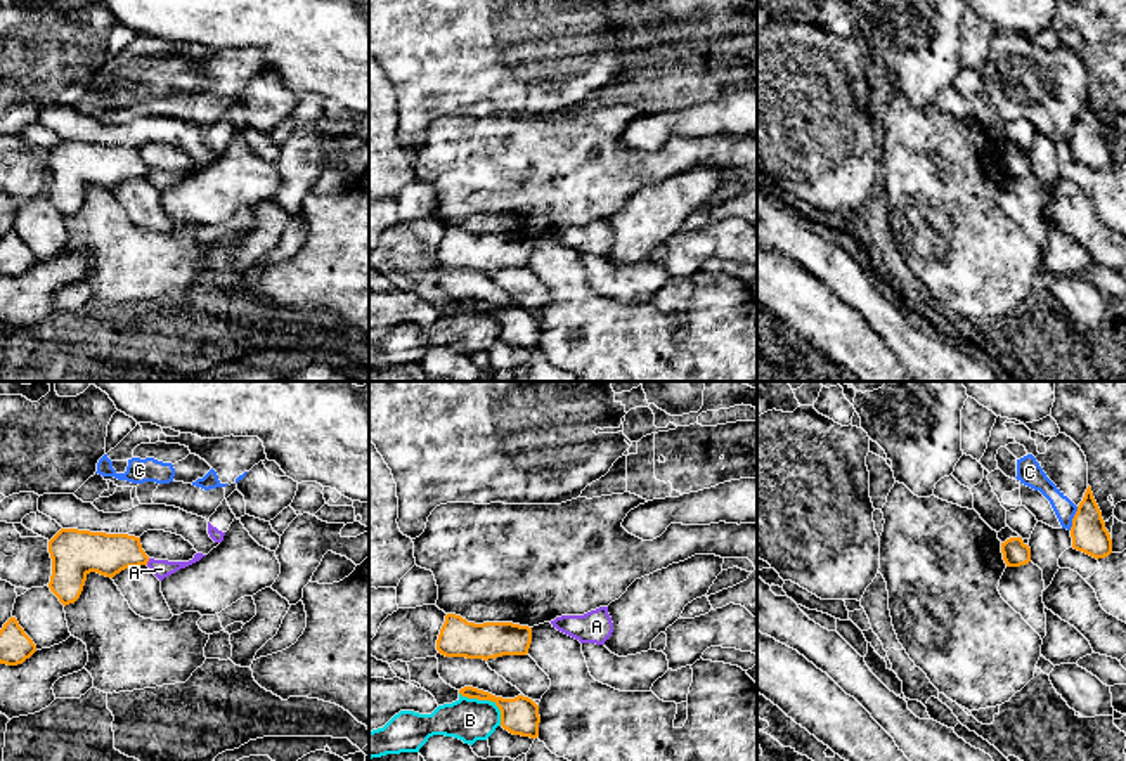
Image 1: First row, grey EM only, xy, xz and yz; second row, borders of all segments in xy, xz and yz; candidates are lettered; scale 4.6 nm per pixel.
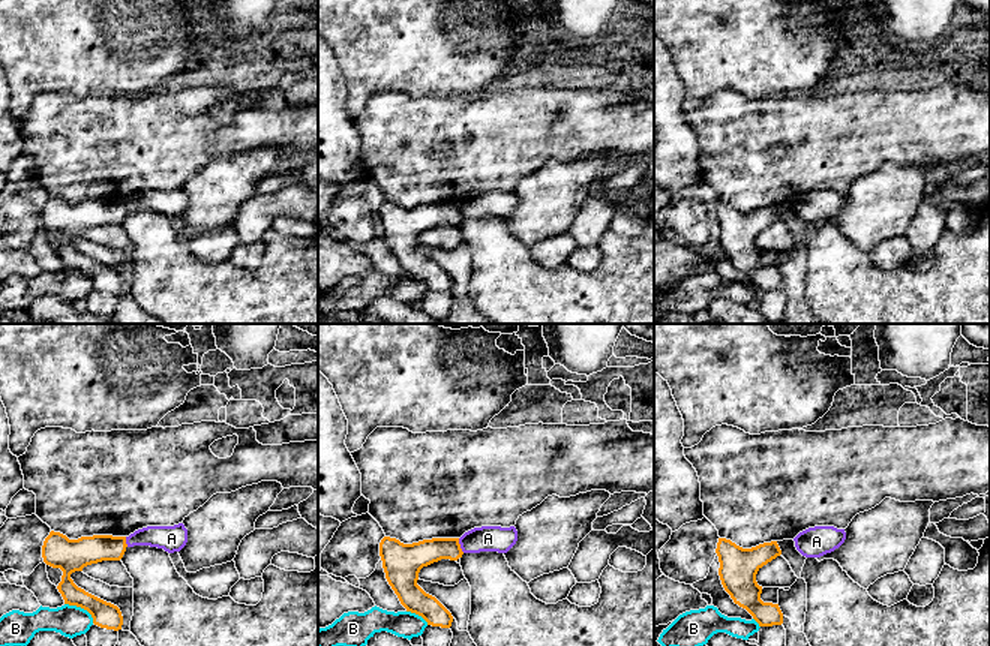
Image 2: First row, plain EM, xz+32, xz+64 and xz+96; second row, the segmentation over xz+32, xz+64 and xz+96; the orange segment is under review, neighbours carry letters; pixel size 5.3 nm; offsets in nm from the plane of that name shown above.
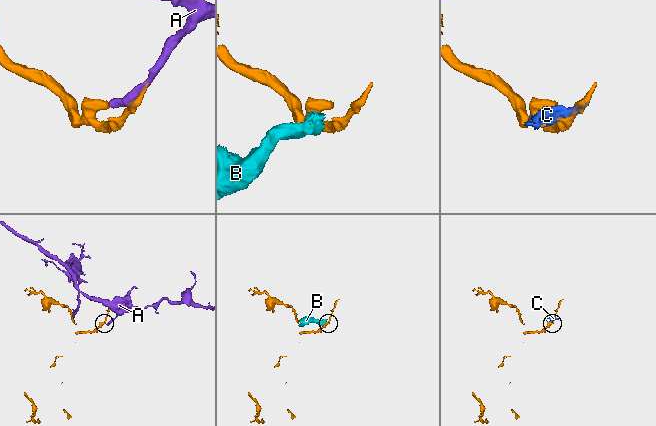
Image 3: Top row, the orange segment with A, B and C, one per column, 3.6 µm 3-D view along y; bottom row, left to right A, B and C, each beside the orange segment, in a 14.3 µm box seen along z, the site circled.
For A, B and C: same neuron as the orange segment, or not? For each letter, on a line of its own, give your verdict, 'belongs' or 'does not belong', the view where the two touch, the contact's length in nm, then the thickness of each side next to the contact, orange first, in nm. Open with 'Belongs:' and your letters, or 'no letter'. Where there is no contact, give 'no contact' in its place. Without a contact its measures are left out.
Belongs: no letter
A: does not belong; meets orange in xy; contact 40 nm long; 190 nm thick on the orange side, 90 nm on the other
B: does not belong; meets orange in xz; contact 260 nm long; 180 nm thick on the orange side, 200 nm on the other
C: does not belong; meets orange in yz; contact 120 nm long; 170 nm thick on the orange side, 100 nm on the other

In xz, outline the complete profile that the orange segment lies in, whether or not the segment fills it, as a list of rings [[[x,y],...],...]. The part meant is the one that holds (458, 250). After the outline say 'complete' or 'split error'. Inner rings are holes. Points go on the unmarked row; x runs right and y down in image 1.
[[[447,225],[437,251],[438,265],[445,269],[495,270],[502,267],[527,267],[532,239],[513,234],[468,234],[461,227]]]; complete

